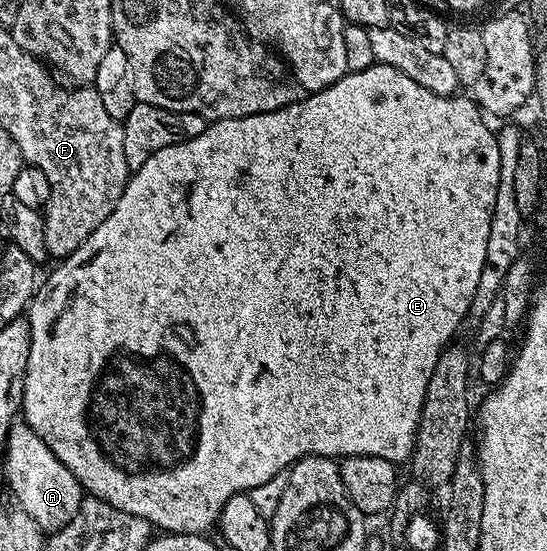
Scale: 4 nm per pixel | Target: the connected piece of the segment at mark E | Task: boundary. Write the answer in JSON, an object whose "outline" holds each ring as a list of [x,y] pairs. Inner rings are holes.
{"outline":[[[375,63],[375,64],[373,64],[373,65],[372,65],[372,66],[371,66],[371,67],[367,67],[367,68],[366,68],[366,69],[364,69],[364,70],[363,70],[363,71],[355,71],[355,72],[354,72],[354,73],[350,73],[350,72],[346,72],[346,74],[345,74],[345,76],[344,76],[344,77],[341,77],[341,78],[339,78],[339,80],[338,80],[338,81],[336,81],[336,83],[335,83],[335,84],[334,84],[334,85],[328,85],[328,86],[327,86],[327,88],[325,88],[325,89],[318,89],[318,90],[316,90],[316,92],[314,92],[314,93],[313,93],[313,94],[312,94],[312,95],[309,95],[309,96],[306,96],[306,97],[305,97],[305,98],[304,98],[304,100],[300,100],[300,101],[296,101],[296,103],[294,103],[294,105],[288,105],[288,106],[287,106],[287,107],[283,107],[283,108],[282,108],[282,109],[276,109],[276,110],[275,110],[275,111],[271,111],[271,112],[270,112],[270,113],[256,113],[256,114],[255,114],[255,115],[247,115],[247,116],[246,116],[246,117],[232,117],[232,118],[231,118],[231,119],[223,119],[223,120],[222,120],[222,121],[211,121],[211,122],[208,122],[208,124],[206,124],[206,126],[205,126],[205,130],[204,130],[204,131],[203,131],[203,135],[195,135],[195,139],[187,139],[187,140],[186,140],[186,141],[184,141],[184,142],[183,142],[183,143],[175,143],[175,144],[174,144],[174,145],[172,145],[172,146],[171,146],[171,147],[163,147],[163,151],[155,151],[155,155],[153,155],[153,156],[152,156],[152,157],[151,157],[151,159],[149,159],[149,160],[148,160],[148,161],[147,161],[147,163],[143,163],[143,167],[139,167],[139,168],[138,168],[138,169],[136,169],[136,170],[135,170],[135,172],[134,172],[134,173],[133,173],[133,174],[132,174],[132,176],[130,176],[130,178],[129,178],[129,182],[127,182],[127,183],[126,183],[126,184],[125,184],[125,191],[124,191],[124,193],[123,193],[123,195],[122,195],[122,196],[121,196],[121,198],[120,198],[120,199],[119,199],[119,203],[115,203],[115,211],[113,211],[113,212],[112,212],[112,213],[111,213],[111,215],[109,215],[109,216],[108,216],[108,217],[107,217],[107,219],[103,219],[103,223],[99,223],[99,227],[95,227],[95,231],[91,231],[91,235],[87,235],[87,239],[83,239],[83,243],[79,243],[79,247],[78,247],[78,248],[77,248],[77,249],[76,249],[76,251],[74,251],[74,253],[71,253],[71,254],[69,254],[69,256],[68,256],[68,257],[66,257],[66,258],[64,258],[64,260],[62,260],[62,261],[61,261],[61,262],[60,262],[60,264],[58,264],[58,265],[61,265],[61,266],[59,266],[59,267],[58,267],[58,269],[57,269],[57,271],[56,271],[56,272],[55,272],[55,273],[53,273],[53,274],[51,274],[51,275],[50,275],[50,277],[49,277],[49,278],[47,278],[47,279],[46,279],[46,281],[45,281],[45,286],[43,286],[43,287],[42,287],[42,289],[41,289],[41,286],[40,286],[40,288],[38,288],[38,289],[37,289],[37,290],[36,290],[36,293],[35,293],[35,296],[34,296],[34,298],[33,298],[33,300],[32,300],[32,302],[31,302],[31,304],[30,304],[30,305],[29,305],[29,306],[28,306],[28,309],[27,309],[27,320],[28,320],[28,322],[29,322],[29,326],[30,326],[30,327],[31,327],[31,355],[27,355],[27,375],[26,375],[26,376],[25,376],[25,390],[24,390],[24,391],[23,391],[23,399],[22,399],[22,400],[21,400],[21,409],[22,409],[22,410],[23,410],[23,415],[24,415],[24,413],[25,413],[25,417],[23,417],[23,419],[24,419],[24,422],[25,422],[25,423],[26,423],[26,424],[28,424],[28,425],[30,425],[30,426],[32,426],[32,428],[33,428],[33,429],[34,429],[34,431],[35,431],[35,432],[37,432],[37,434],[38,434],[38,435],[39,435],[39,437],[40,437],[40,438],[41,438],[41,439],[43,439],[43,440],[44,440],[44,441],[48,441],[48,442],[49,442],[49,446],[50,446],[50,447],[51,447],[51,451],[52,451],[52,452],[53,452],[53,453],[54,453],[54,454],[55,454],[55,456],[57,456],[57,458],[58,458],[58,459],[59,459],[59,461],[60,461],[60,462],[61,462],[61,463],[63,463],[63,467],[67,467],[67,468],[68,468],[68,469],[70,469],[70,471],[72,471],[72,472],[73,472],[73,474],[74,474],[74,475],[75,475],[75,479],[76,479],[76,480],[77,480],[77,482],[79,482],[79,484],[81,484],[81,488],[82,488],[82,490],[84,490],[84,492],[85,492],[85,493],[86,493],[86,494],[89,494],[89,493],[91,493],[91,494],[89,494],[89,495],[90,495],[90,496],[91,496],[91,497],[92,497],[92,498],[95,498],[95,499],[96,499],[96,500],[98,500],[98,501],[106,501],[106,502],[107,502],[107,503],[111,503],[111,507],[119,507],[119,511],[127,511],[127,515],[135,515],[135,516],[136,516],[136,517],[138,517],[138,518],[139,518],[139,519],[147,519],[147,520],[148,520],[148,521],[150,521],[150,523],[152,523],[152,524],[153,524],[153,526],[155,526],[155,527],[156,527],[156,528],[157,528],[157,529],[158,529],[158,530],[161,530],[161,531],[168,531],[168,532],[169,532],[169,533],[197,533],[197,532],[198,532],[198,531],[201,531],[201,530],[204,530],[204,529],[201,529],[201,528],[203,528],[203,527],[204,527],[204,526],[205,526],[205,525],[206,525],[206,524],[207,524],[207,523],[208,523],[208,522],[209,522],[209,521],[210,521],[210,520],[211,520],[211,519],[212,519],[212,518],[213,518],[213,520],[214,520],[214,519],[215,519],[215,518],[216,518],[216,517],[217,517],[217,516],[218,516],[218,513],[219,513],[219,512],[220,512],[220,509],[221,509],[221,508],[222,508],[222,506],[224,506],[224,505],[225,505],[225,503],[226,503],[226,501],[227,501],[227,499],[231,499],[231,498],[232,498],[232,497],[233,497],[233,495],[234,495],[234,493],[248,493],[248,492],[249,492],[249,490],[250,490],[250,489],[254,489],[254,488],[255,488],[255,487],[259,487],[259,483],[267,483],[267,479],[271,479],[271,478],[272,478],[272,477],[274,477],[274,476],[275,476],[275,475],[279,475],[279,474],[280,474],[280,473],[285,473],[285,472],[286,472],[286,470],[288,470],[288,469],[289,469],[289,468],[290,468],[290,466],[292,466],[292,465],[293,465],[293,464],[294,464],[294,462],[296,462],[296,461],[298,461],[298,460],[299,460],[299,459],[300,459],[300,457],[306,457],[306,456],[307,456],[307,455],[308,455],[308,454],[314,454],[314,455],[317,455],[317,456],[323,456],[323,457],[332,457],[332,458],[334,458],[334,459],[340,459],[340,458],[342,458],[342,457],[354,457],[354,456],[355,456],[355,455],[371,455],[371,456],[372,456],[372,457],[382,457],[382,458],[383,458],[383,459],[387,459],[387,460],[388,460],[388,461],[392,461],[392,462],[394,462],[394,463],[402,463],[402,462],[401,462],[401,461],[405,461],[405,462],[408,462],[408,461],[409,461],[409,460],[410,460],[410,458],[412,458],[412,456],[413,456],[413,443],[414,443],[414,441],[416,441],[416,440],[417,440],[417,424],[418,424],[418,423],[419,423],[419,419],[420,419],[420,418],[421,418],[421,412],[422,412],[422,411],[423,411],[423,405],[424,405],[424,397],[425,397],[425,396],[426,396],[426,395],[427,395],[427,385],[428,385],[428,383],[429,383],[429,382],[430,382],[430,380],[431,380],[431,375],[432,375],[432,372],[433,372],[433,371],[435,371],[435,365],[436,365],[436,360],[437,360],[437,359],[439,359],[439,357],[440,357],[440,353],[441,353],[441,352],[443,352],[443,350],[444,350],[444,349],[445,349],[445,347],[446,347],[446,346],[447,346],[447,345],[449,345],[449,344],[450,344],[450,342],[452,342],[452,341],[453,341],[453,340],[454,340],[454,338],[456,338],[456,337],[457,337],[457,336],[455,336],[455,335],[456,335],[456,333],[457,333],[457,328],[459,328],[459,327],[460,327],[460,325],[461,325],[461,320],[463,320],[463,319],[464,319],[464,317],[465,317],[465,316],[467,316],[467,315],[468,315],[468,313],[469,313],[469,308],[471,308],[471,307],[472,307],[472,308],[474,308],[474,305],[475,305],[475,298],[476,298],[476,295],[477,295],[477,288],[478,288],[478,287],[479,287],[479,275],[483,275],[483,263],[484,263],[484,262],[485,262],[485,260],[486,260],[486,259],[487,259],[487,234],[488,234],[488,233],[490,233],[490,232],[491,232],[491,215],[492,215],[492,214],[493,214],[493,212],[494,212],[494,211],[495,211],[495,199],[496,199],[496,198],[497,198],[497,196],[498,196],[498,195],[499,195],[499,187],[500,187],[500,186],[501,186],[501,148],[500,148],[500,147],[499,147],[499,143],[498,143],[498,142],[497,142],[497,134],[496,134],[496,132],[494,132],[494,130],[493,130],[493,129],[492,129],[492,128],[491,128],[491,129],[490,129],[490,130],[489,130],[489,125],[488,125],[488,123],[487,123],[487,122],[489,122],[489,121],[488,121],[488,120],[487,120],[487,117],[486,117],[486,114],[485,114],[485,113],[484,113],[484,112],[483,112],[483,110],[482,110],[482,108],[481,108],[481,106],[479,106],[479,104],[478,104],[478,103],[477,103],[477,101],[475,101],[475,100],[474,100],[474,98],[473,98],[473,97],[472,97],[472,96],[469,96],[469,95],[467,95],[467,97],[461,97],[461,96],[462,96],[462,95],[450,95],[450,96],[447,96],[447,97],[444,97],[444,96],[443,96],[443,95],[439,95],[439,94],[438,94],[438,93],[436,93],[436,92],[435,92],[435,91],[427,91],[427,87],[423,87],[423,86],[422,86],[422,85],[420,85],[420,84],[419,84],[419,83],[415,83],[415,79],[411,79],[411,75],[403,75],[403,71],[399,71],[399,70],[398,70],[398,69],[396,69],[396,68],[395,68],[395,67],[387,67],[387,66],[386,66],[386,65],[383,65],[383,64],[380,64],[380,63]]]}

